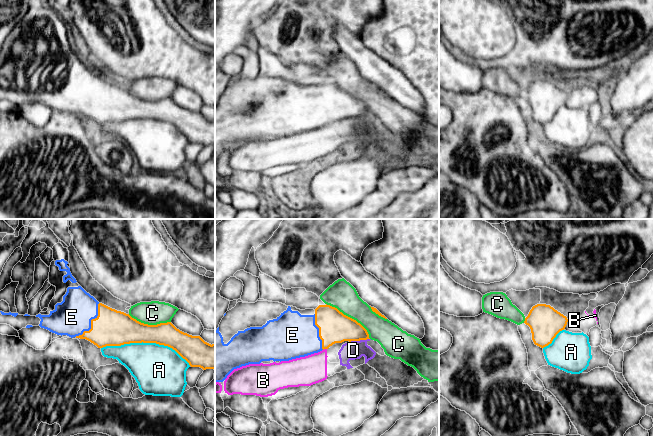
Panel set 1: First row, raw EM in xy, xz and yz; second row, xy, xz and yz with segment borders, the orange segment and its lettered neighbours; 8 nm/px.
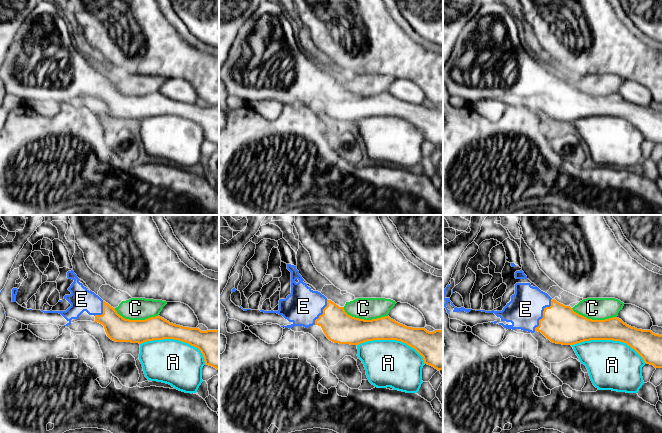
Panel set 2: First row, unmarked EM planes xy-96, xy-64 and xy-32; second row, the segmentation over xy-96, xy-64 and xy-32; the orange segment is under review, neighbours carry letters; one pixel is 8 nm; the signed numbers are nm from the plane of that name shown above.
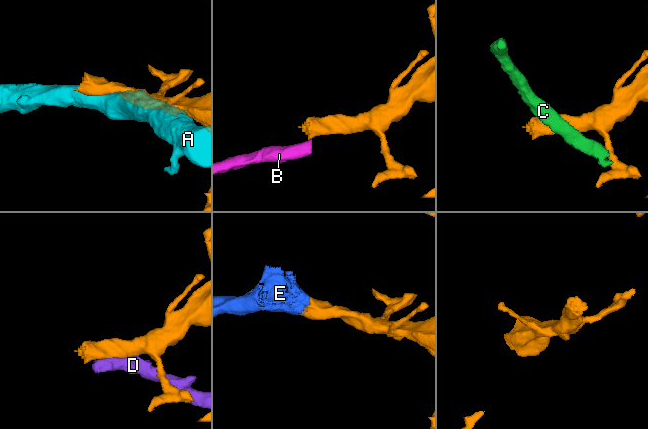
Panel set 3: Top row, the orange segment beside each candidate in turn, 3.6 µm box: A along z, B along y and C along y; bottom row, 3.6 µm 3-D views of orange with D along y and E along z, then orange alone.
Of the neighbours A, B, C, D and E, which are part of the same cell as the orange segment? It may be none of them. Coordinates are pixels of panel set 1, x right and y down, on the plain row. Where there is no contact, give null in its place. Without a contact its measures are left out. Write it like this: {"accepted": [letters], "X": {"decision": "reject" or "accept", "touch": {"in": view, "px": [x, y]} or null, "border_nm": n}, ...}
{"accepted": ["E"], "A": {"decision": "reject", "touch": {"in": "xy", "px": [146, 118]}, "border_nm": 750}, "B": {"decision": "reject", "touch": {"in": "xz", "px": [324, 124]}, "border_nm": 40}, "C": {"decision": "reject", "touch": {"in": "xz", "px": [349, 93]}, "border_nm": 460}, "D": {"decision": "reject", "touch": {"in": "xz", "px": [359, 116]}, "border_nm": 170}, "E": {"decision": "accept", "touch": {"in": "xy", "px": [91, 99]}, "border_nm": 340}}

